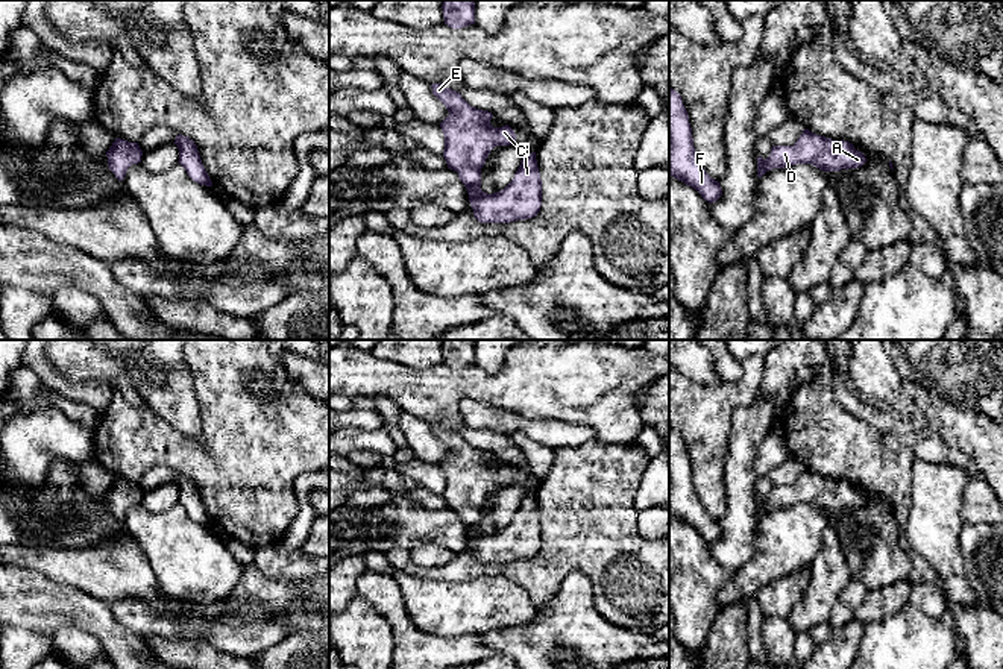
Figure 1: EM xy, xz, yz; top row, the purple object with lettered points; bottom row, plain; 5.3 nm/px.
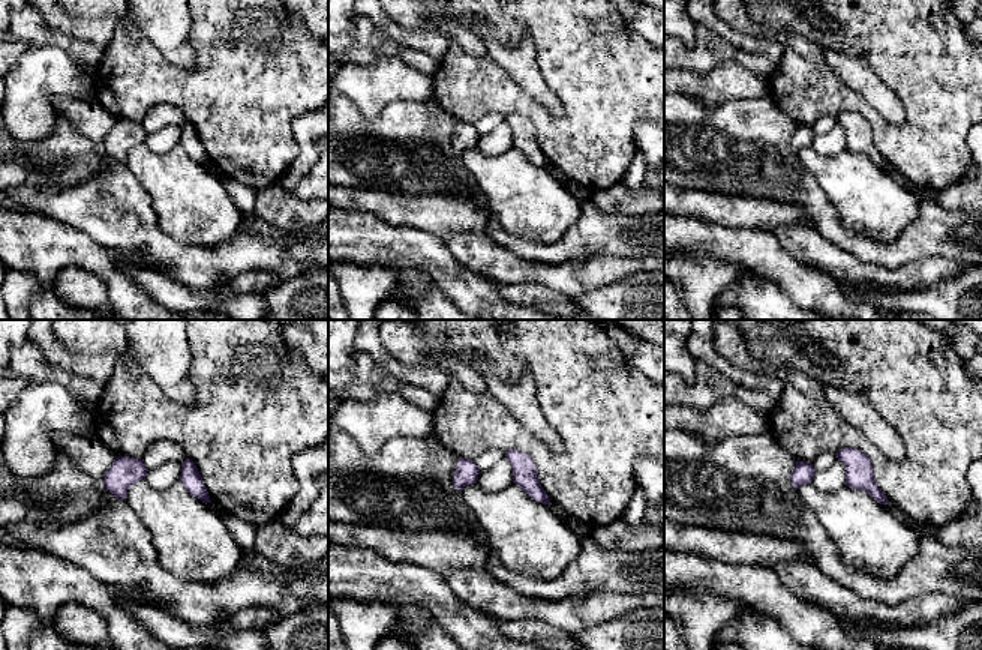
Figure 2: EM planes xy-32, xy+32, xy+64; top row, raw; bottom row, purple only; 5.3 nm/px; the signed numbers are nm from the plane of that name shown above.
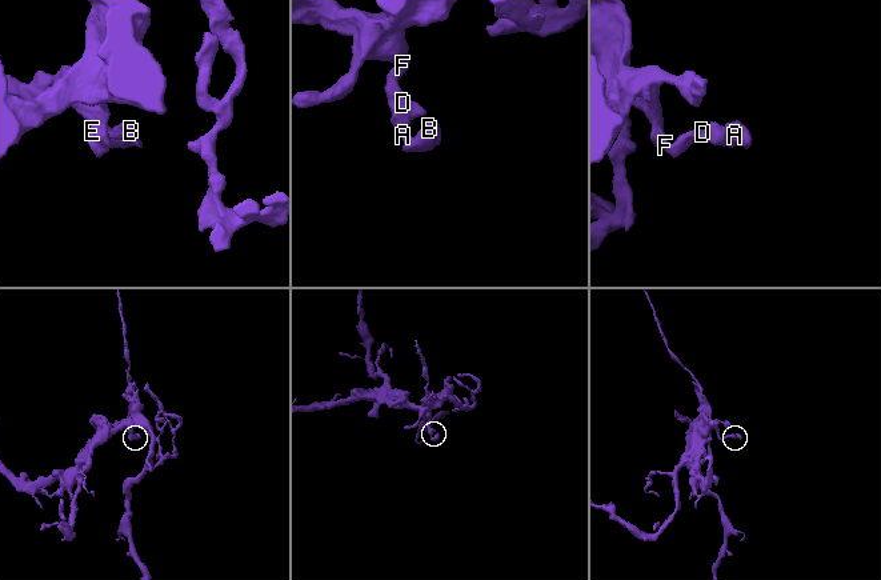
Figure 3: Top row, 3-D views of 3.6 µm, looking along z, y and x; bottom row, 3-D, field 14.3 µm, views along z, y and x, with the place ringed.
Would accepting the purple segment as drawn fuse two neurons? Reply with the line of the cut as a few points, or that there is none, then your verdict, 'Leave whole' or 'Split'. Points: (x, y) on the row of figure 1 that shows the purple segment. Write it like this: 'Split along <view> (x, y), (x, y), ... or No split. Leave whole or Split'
No split. Leave whole

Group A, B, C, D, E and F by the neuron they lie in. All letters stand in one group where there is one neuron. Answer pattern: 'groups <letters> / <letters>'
groups A B C D E F

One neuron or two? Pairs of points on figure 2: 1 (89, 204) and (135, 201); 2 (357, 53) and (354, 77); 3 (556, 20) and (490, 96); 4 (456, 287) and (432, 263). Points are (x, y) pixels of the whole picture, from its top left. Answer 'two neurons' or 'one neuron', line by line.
1: one neuron
2: two neurons
3: one neuron
4: one neuron

